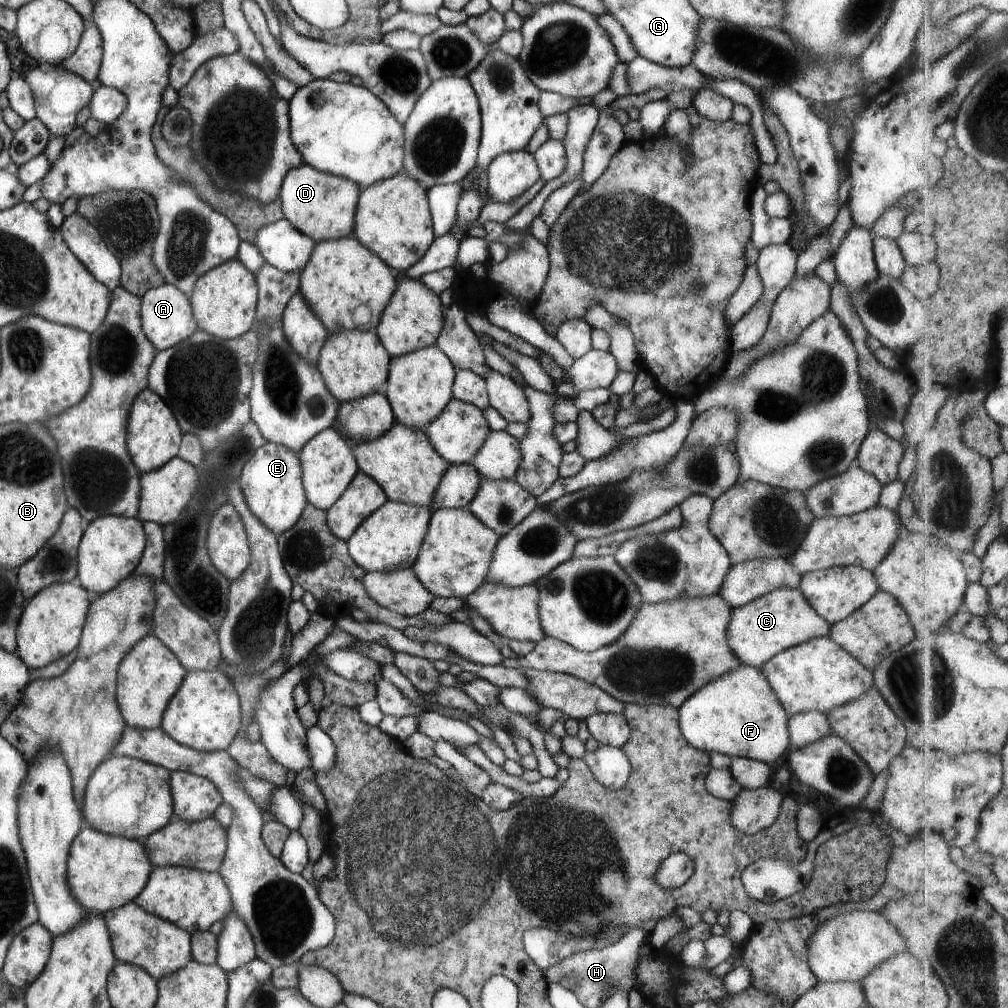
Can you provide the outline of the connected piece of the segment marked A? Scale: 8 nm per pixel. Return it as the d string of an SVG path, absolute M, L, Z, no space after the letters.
M167 283L148 290L141 298L143 301L141 307L143 334L149 342L152 342L157 352L183 342L198 330L196 320L193 318L190 298L190 294L181 292Z

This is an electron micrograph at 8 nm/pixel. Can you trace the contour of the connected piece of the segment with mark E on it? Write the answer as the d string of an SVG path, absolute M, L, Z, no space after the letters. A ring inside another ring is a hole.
M268 441L245 463L239 475L239 484L249 510L277 536L298 522L308 504L297 454L286 446Z

